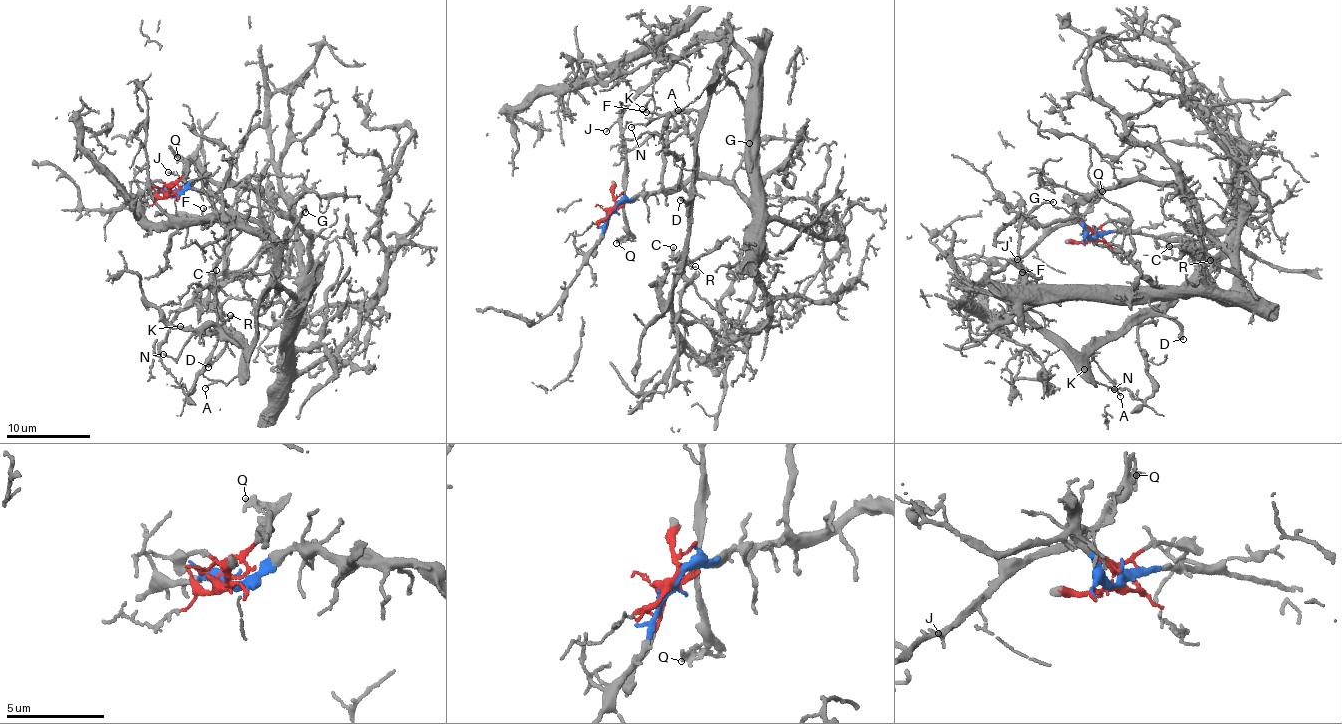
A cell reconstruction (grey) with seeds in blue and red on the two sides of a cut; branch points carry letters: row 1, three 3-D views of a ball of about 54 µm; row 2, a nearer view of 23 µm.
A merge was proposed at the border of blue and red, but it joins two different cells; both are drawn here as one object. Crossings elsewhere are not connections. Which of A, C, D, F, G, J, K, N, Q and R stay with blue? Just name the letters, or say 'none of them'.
none of them

